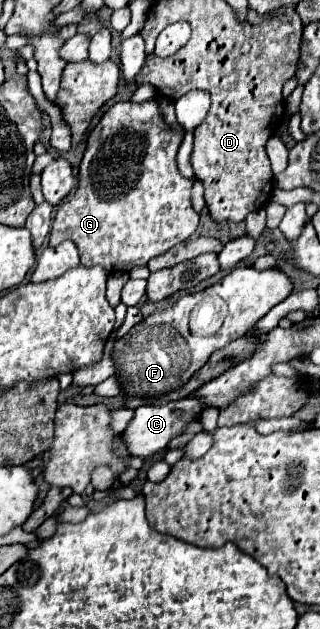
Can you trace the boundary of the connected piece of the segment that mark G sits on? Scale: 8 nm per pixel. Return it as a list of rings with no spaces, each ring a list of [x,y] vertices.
[[[155,100],[151,102],[141,102],[141,104],[135,104],[135,102],[117,102],[113,104],[103,116],[101,120],[97,122],[97,126],[89,132],[89,138],[87,138],[87,150],[83,154],[83,160],[81,160],[81,170],[79,170],[79,184],[77,184],[77,190],[75,190],[75,196],[69,200],[69,204],[61,204],[55,212],[55,218],[53,218],[53,226],[51,226],[51,246],[57,246],[61,244],[63,240],[73,240],[77,250],[79,250],[79,256],[81,256],[81,264],[83,266],[103,266],[107,272],[129,272],[131,268],[135,266],[145,266],[151,258],[167,252],[171,246],[179,244],[179,242],[185,242],[195,230],[197,230],[197,224],[199,224],[199,214],[193,210],[193,204],[191,204],[191,188],[193,188],[193,180],[187,180],[179,174],[177,170],[177,148],[181,144],[183,136],[181,134],[175,134],[165,122],[163,122],[163,116],[159,112],[159,106]]]

